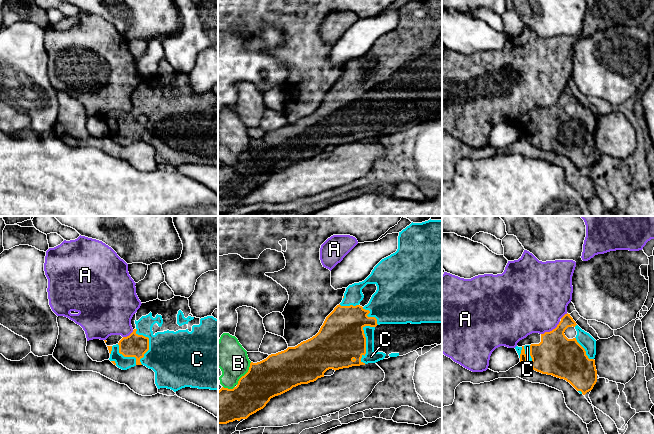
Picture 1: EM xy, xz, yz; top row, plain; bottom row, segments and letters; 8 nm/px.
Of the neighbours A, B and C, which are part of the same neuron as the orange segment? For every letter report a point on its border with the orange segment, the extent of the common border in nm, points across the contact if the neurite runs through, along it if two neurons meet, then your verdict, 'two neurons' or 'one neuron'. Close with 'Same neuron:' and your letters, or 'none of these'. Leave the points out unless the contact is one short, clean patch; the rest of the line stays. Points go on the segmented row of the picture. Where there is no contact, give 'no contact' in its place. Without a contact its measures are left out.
A: contact yz (552, 330); length 190 nm; two neurons
B: contact xz (246, 373); length 220 nm; two neurons
C: contact xz (365, 340); length 320 nm; one neuron
Same neuron: C

